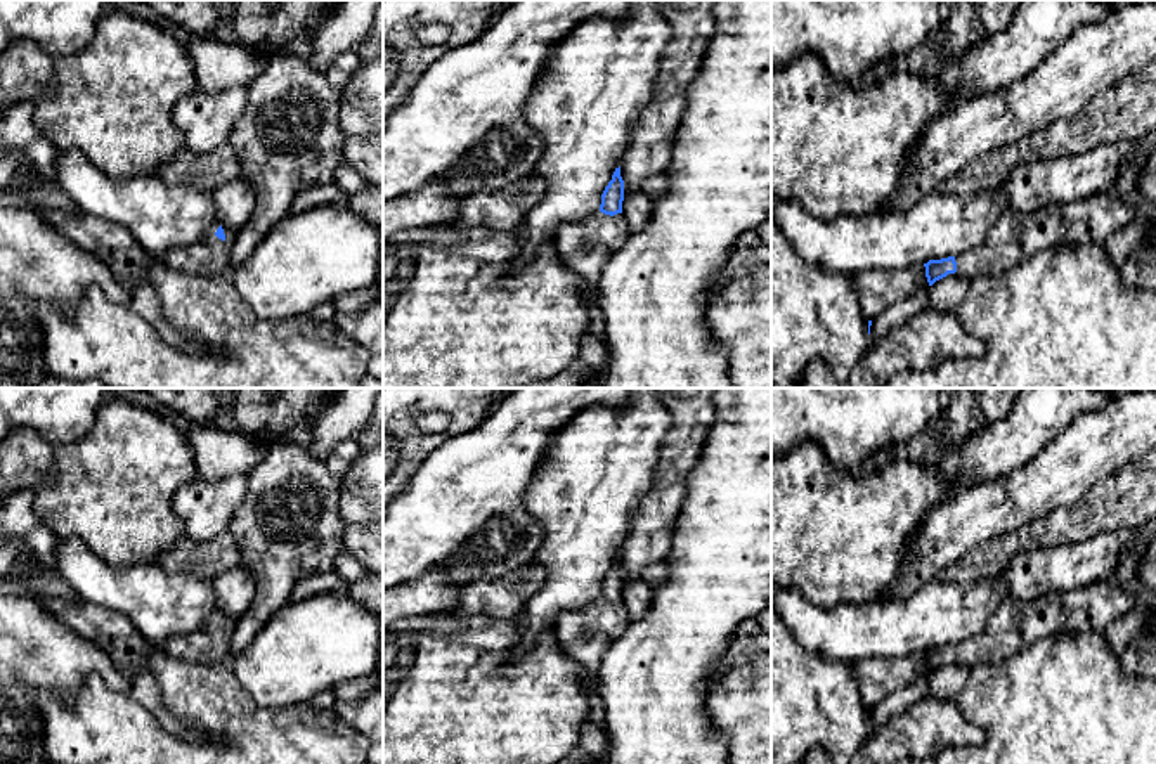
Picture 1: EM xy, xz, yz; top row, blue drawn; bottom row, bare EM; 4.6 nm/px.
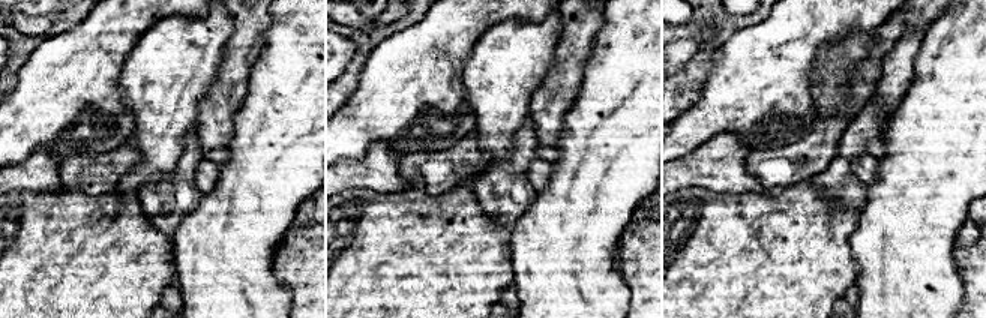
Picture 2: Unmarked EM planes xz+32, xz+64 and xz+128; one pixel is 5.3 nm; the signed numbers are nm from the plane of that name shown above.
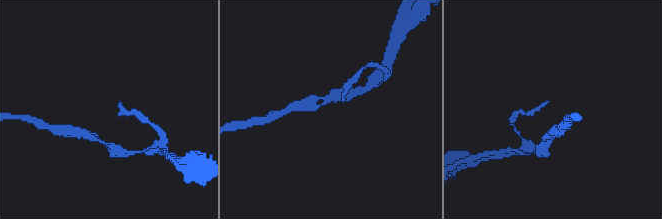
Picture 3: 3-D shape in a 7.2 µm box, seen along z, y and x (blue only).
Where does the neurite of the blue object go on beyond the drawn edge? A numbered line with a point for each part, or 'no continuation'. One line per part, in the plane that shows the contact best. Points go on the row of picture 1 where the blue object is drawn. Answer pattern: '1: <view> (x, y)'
1: xy (210, 255)

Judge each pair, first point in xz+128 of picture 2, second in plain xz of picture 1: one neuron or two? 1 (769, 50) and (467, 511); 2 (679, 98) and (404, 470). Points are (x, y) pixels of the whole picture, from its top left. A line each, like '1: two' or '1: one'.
1: one
2: one

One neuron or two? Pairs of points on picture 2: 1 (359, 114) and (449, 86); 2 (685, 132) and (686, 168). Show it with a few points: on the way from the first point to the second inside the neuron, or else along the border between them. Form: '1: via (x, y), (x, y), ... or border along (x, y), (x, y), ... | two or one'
1: via (381, 108), (416, 86), (426, 86) | one
2: border along (716, 135), (677, 159) | two

